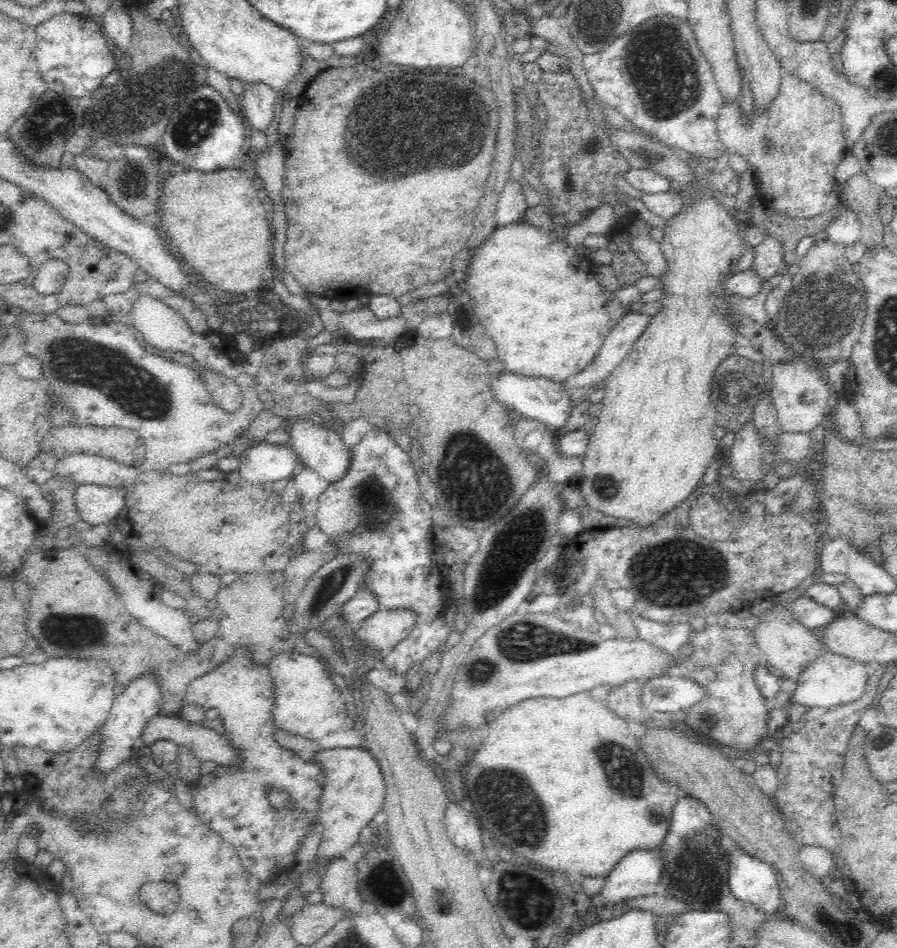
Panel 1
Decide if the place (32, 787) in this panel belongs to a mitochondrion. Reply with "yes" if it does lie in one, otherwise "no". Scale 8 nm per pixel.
no

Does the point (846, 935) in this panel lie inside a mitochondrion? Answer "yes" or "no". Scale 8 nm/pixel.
yes

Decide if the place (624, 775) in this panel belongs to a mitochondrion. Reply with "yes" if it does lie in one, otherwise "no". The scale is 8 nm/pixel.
yes

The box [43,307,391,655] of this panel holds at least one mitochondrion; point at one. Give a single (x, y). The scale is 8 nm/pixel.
(86, 363)

